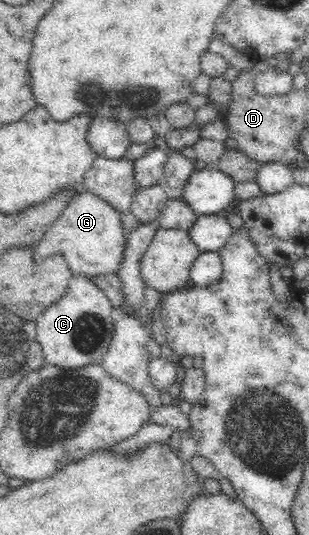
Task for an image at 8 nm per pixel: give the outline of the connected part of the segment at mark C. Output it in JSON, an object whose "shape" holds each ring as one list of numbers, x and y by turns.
{"shape":[[72,275,66,292,34,319,37,328,35,340,44,351,45,364,75,369,101,362,114,334,115,311,106,293,91,278]]}

